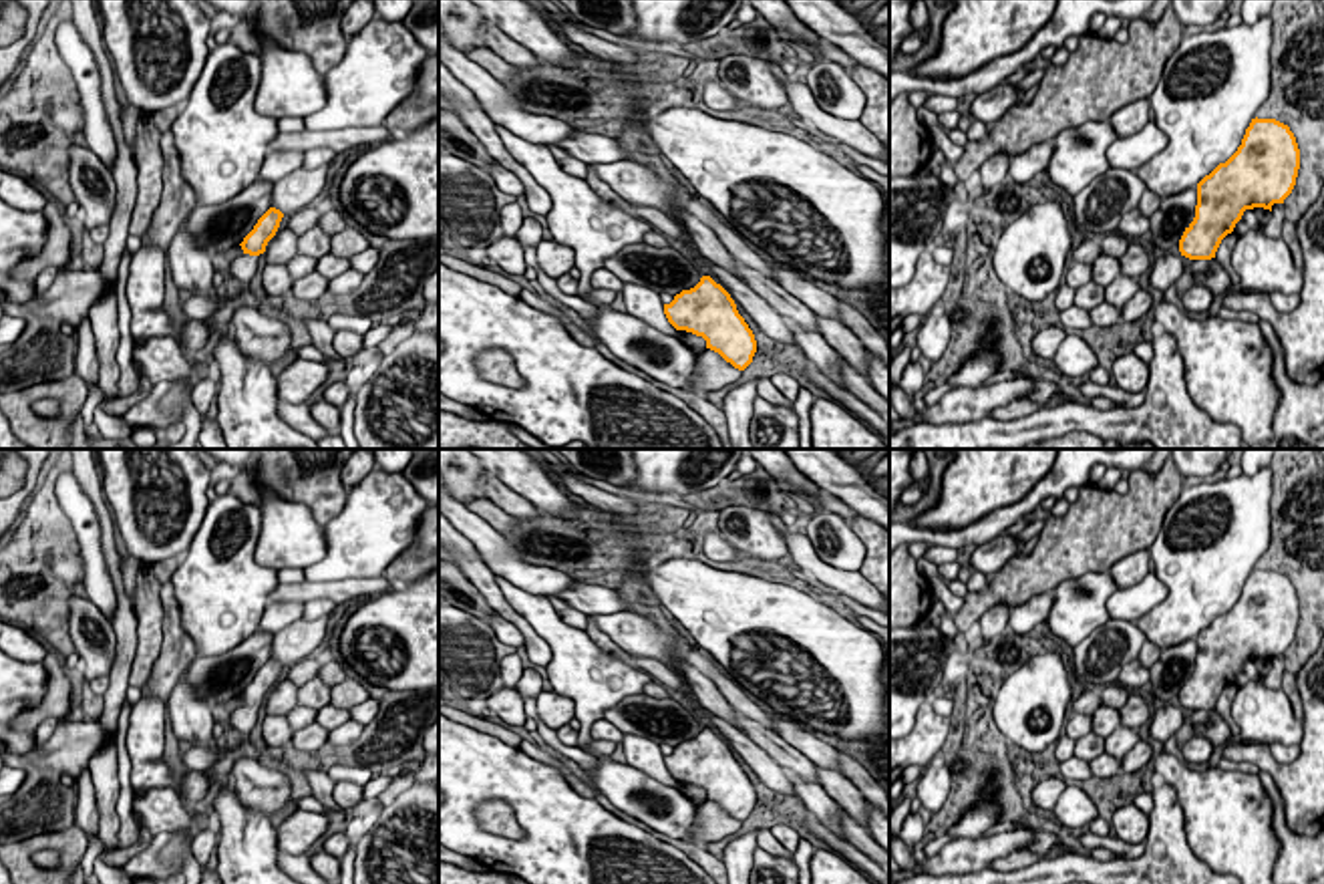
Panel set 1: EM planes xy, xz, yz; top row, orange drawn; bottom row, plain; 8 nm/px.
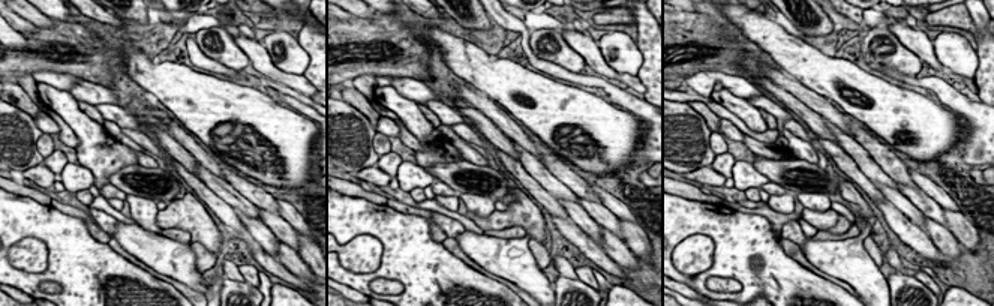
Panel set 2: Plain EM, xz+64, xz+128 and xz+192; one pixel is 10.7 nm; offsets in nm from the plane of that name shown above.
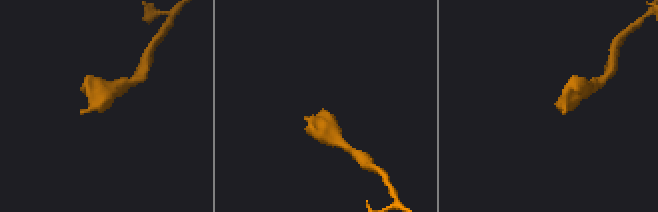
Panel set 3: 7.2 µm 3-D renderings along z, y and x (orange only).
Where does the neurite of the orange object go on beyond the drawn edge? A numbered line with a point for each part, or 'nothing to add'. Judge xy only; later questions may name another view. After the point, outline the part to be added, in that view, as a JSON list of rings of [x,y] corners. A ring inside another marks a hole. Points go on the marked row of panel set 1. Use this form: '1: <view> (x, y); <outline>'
1: xy (244, 266); [[[241,254],[231,262],[231,274],[245,286],[258,272],[258,256]]]

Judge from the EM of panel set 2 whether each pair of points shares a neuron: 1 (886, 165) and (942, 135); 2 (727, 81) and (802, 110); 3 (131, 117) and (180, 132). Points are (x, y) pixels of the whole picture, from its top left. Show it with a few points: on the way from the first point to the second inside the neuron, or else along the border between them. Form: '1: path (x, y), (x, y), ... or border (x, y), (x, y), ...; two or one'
1: border (886, 143), (894, 152); two
2: border (750, 80), (763, 92); two
3: border (137, 114), (150, 131); two

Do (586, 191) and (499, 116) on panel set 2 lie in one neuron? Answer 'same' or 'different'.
same

